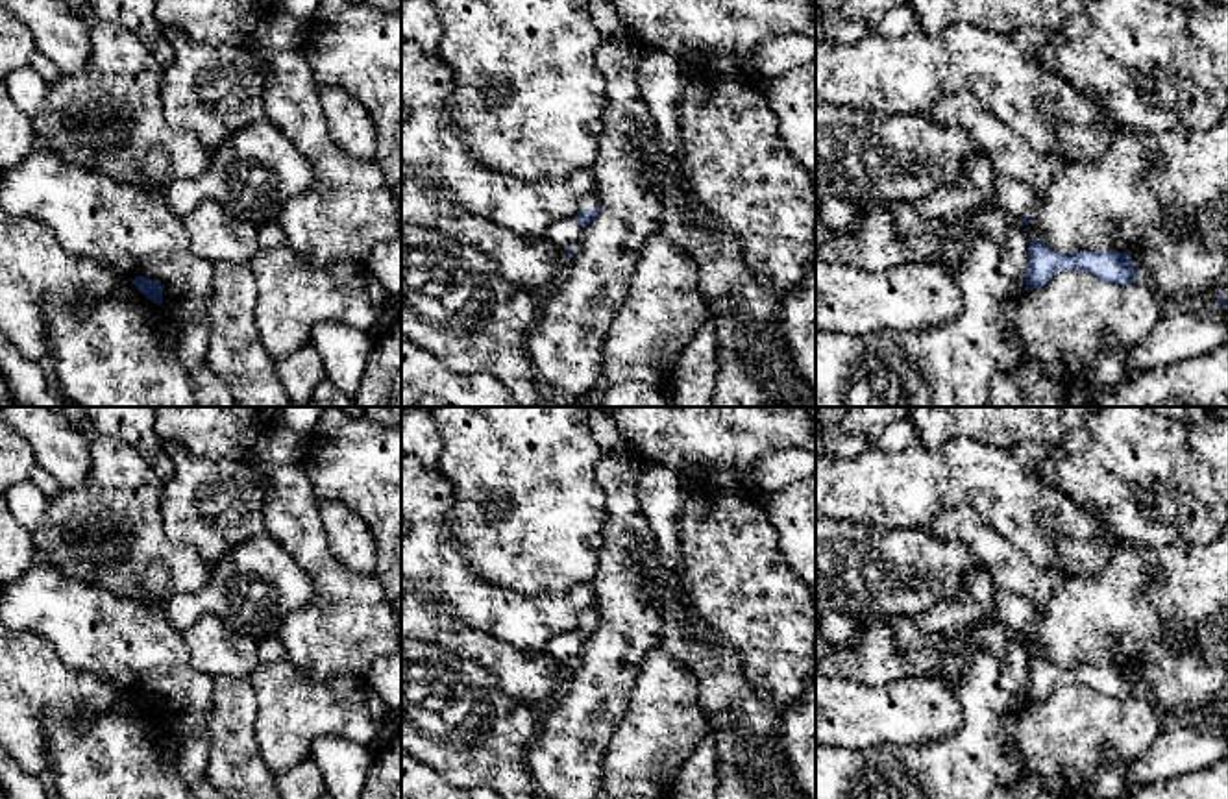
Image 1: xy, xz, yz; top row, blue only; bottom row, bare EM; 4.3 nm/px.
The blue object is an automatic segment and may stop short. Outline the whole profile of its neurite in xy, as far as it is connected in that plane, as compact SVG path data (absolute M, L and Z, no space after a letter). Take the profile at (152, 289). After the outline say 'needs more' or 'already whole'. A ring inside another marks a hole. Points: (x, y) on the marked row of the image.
M137 276L131 281L150 301L161 305L163 303L163 285L157 279L148 279L144 276Z | already whole

